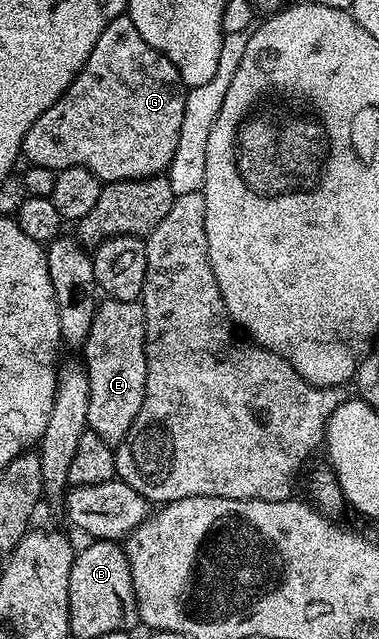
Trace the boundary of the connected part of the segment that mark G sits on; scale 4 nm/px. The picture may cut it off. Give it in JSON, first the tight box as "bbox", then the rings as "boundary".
{"bbox":[22,16,187,184],"boundary":[[[126,16],[114,18],[105,32],[97,36],[89,60],[67,91],[48,110],[41,112],[33,128],[25,132],[22,157],[28,158],[26,161],[32,166],[44,166],[56,172],[80,166],[96,174],[104,184],[162,175],[173,160],[173,152],[177,152],[187,91],[177,68],[161,52],[145,44],[133,20]]]}

